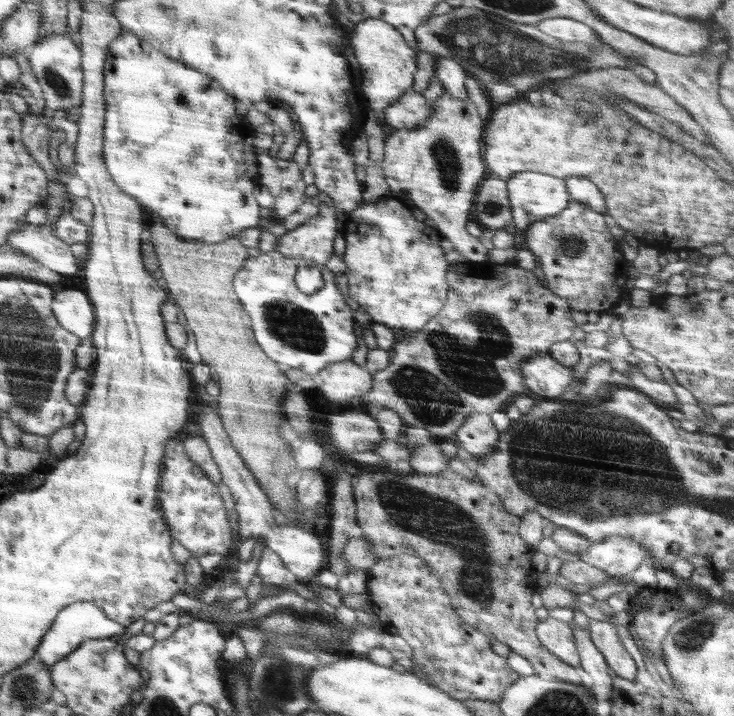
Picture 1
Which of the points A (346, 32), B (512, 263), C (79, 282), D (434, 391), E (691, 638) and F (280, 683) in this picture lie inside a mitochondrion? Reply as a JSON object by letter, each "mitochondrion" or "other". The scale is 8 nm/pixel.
{"A":"other","B":"other","C":"other","D":"mitochondrion","E":"mitochondrion","F":"mitochondrion"}

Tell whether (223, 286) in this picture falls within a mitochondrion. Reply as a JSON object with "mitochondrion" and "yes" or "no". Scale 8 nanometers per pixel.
{"mitochondrion":"no"}

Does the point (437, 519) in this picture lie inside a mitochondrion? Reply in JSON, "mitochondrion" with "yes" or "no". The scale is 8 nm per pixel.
{"mitochondrion":"yes"}

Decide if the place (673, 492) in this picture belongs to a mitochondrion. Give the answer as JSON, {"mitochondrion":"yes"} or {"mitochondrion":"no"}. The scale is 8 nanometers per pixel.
{"mitochondrion":"yes"}

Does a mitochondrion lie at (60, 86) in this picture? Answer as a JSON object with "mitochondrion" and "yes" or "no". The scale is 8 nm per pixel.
{"mitochondrion":"yes"}

